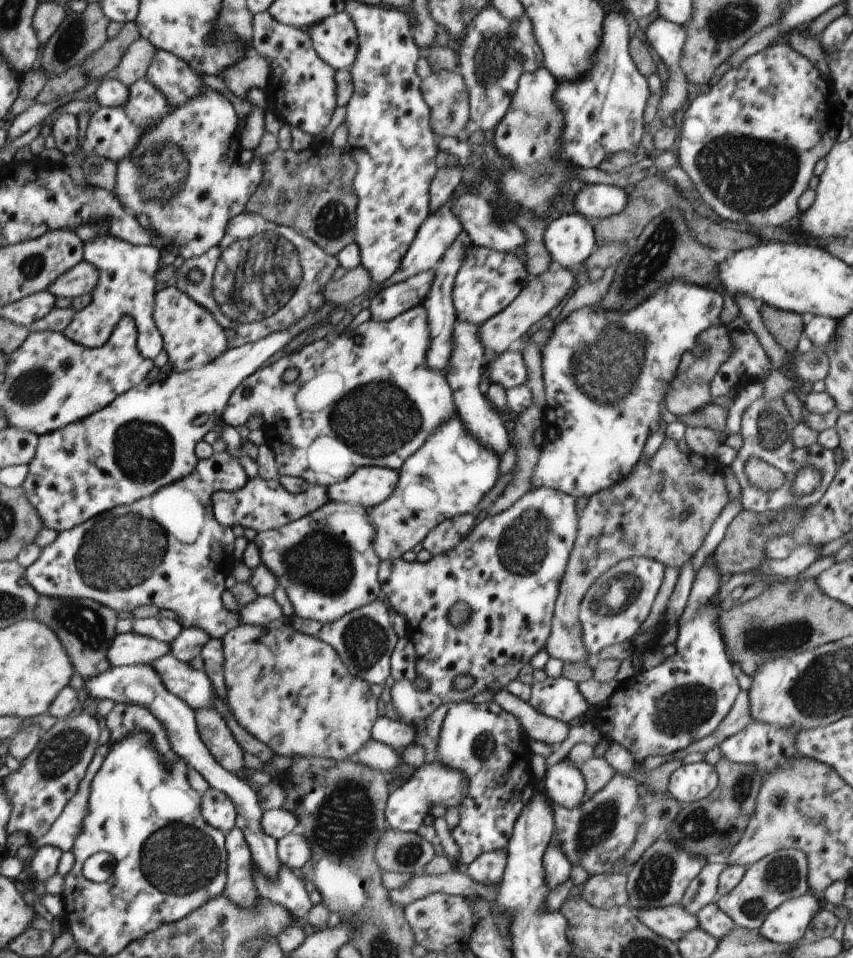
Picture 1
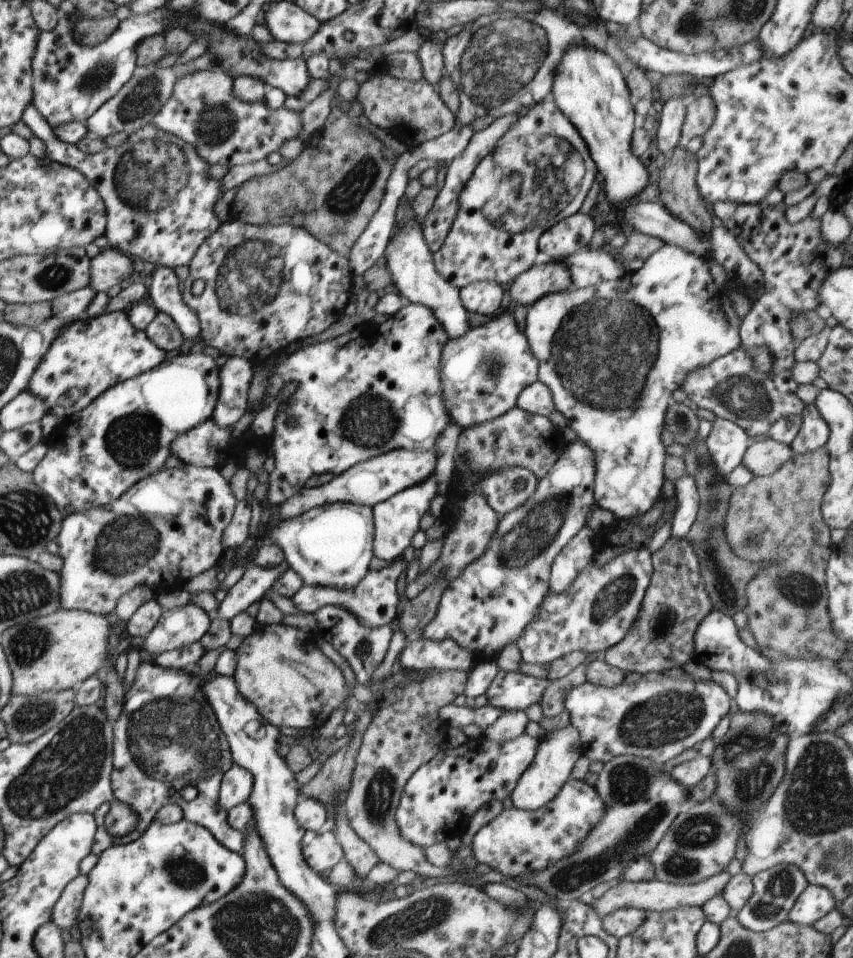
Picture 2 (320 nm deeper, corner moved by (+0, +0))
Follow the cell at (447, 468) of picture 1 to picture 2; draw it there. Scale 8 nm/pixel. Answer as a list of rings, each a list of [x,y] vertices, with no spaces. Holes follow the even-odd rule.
[[[434,472],[424,482],[410,486],[410,488],[391,496],[388,500],[373,506],[374,557],[386,560],[386,562],[402,557],[406,548],[411,546],[414,534],[420,530],[420,521],[423,516],[428,513],[428,510],[431,510],[432,500],[439,495],[437,489],[438,483]]]

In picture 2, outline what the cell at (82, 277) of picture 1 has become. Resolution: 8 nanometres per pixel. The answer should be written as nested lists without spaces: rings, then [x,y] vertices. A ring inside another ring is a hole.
[[[104,248],[93,259],[90,268],[90,287],[96,292],[107,292],[109,288],[120,285],[124,280],[132,279],[133,262],[131,258],[117,249]]]

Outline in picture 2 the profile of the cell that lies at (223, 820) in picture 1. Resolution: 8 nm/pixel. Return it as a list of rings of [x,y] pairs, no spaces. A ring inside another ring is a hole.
[[[234,764],[223,776],[218,796],[218,806],[228,812],[231,808],[248,802],[253,784],[253,776],[250,771]]]

